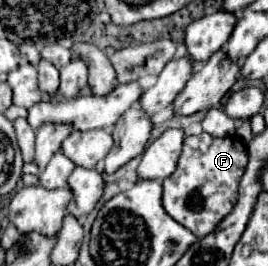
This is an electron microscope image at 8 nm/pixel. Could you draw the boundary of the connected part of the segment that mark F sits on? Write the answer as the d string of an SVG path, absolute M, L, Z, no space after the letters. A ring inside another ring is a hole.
M201 133L197 137L185 137L183 141L183 151L177 161L177 169L173 175L169 175L163 181L163 207L165 211L183 227L187 227L191 233L195 233L199 239L213 233L215 227L233 211L237 203L237 189L239 181L245 173L247 167L247 147L239 137L211 137L209 133Z

